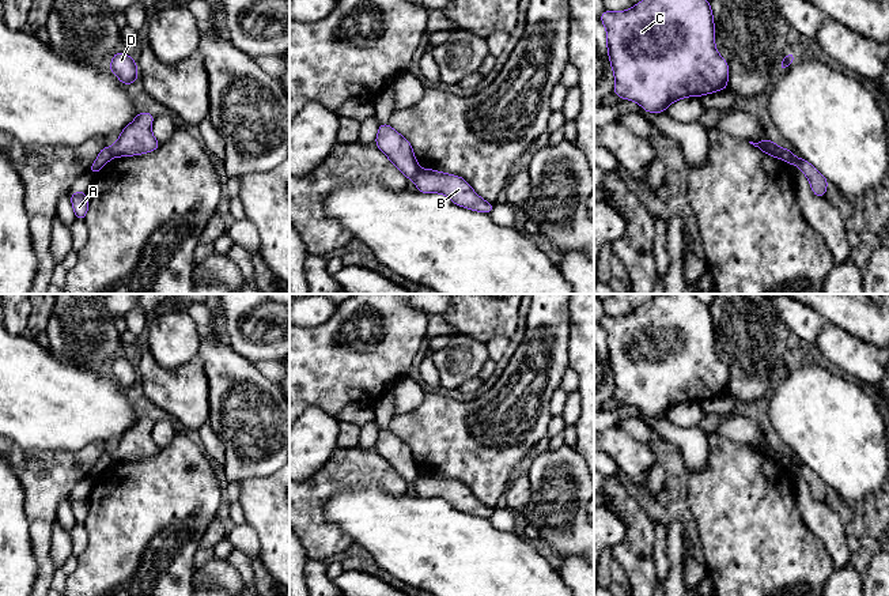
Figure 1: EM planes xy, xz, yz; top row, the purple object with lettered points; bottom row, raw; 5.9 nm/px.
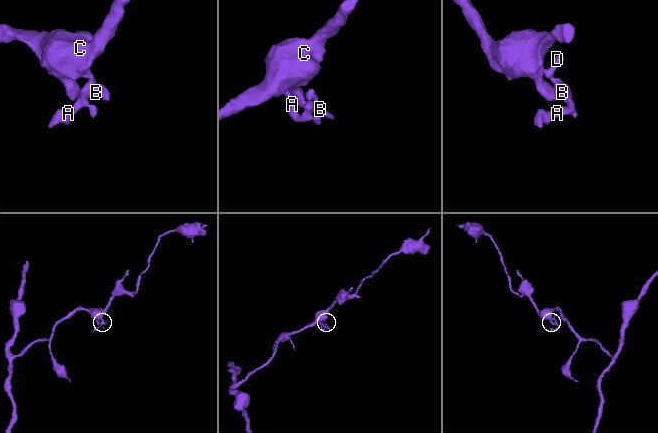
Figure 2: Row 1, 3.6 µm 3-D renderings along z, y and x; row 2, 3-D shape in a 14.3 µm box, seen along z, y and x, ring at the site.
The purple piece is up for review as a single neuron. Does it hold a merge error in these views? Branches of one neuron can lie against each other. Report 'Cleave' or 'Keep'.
Cleave

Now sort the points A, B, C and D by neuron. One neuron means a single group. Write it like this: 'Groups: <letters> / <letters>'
Groups: A B D / C

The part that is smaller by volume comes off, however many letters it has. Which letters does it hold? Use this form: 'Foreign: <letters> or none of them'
Foreign: A, B, D

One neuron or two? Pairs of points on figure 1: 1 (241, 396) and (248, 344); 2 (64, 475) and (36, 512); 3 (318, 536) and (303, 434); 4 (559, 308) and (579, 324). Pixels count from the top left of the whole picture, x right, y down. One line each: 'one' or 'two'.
1: two
2: one
3: two
4: two

